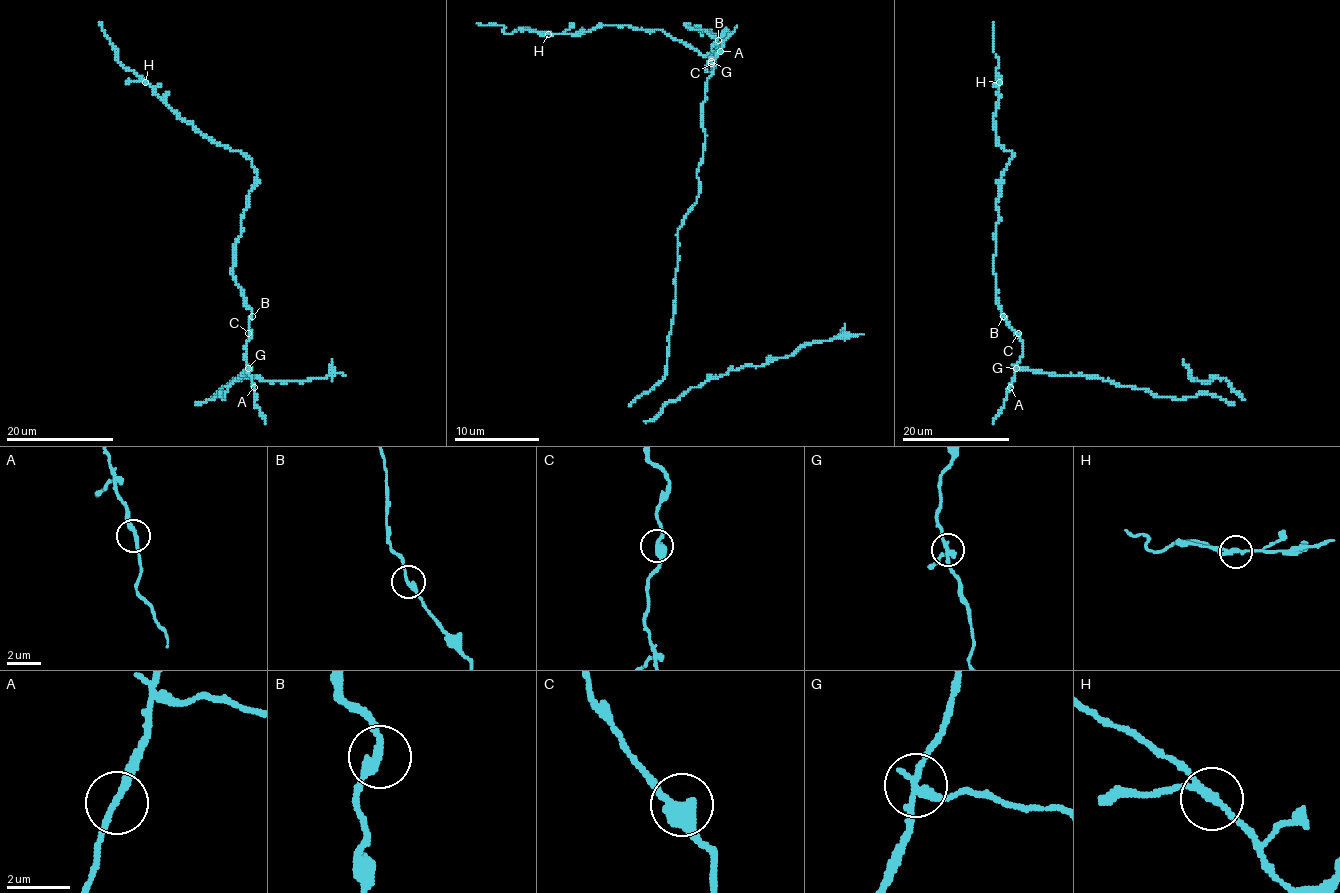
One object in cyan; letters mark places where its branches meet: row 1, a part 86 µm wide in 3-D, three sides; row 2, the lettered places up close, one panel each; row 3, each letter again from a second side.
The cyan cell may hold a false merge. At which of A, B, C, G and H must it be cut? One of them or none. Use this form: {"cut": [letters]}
{"cut": ["G"]}

